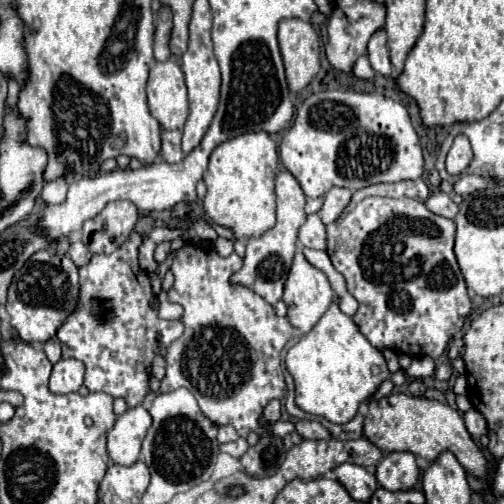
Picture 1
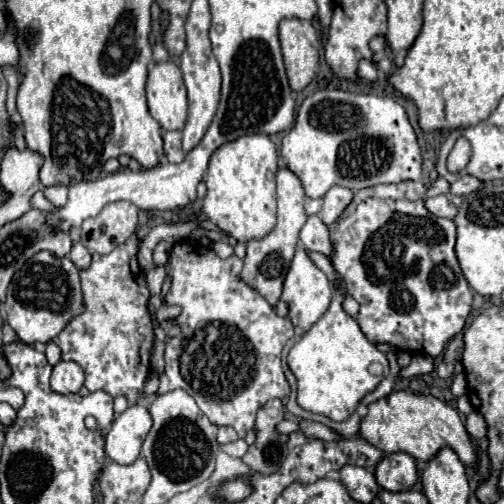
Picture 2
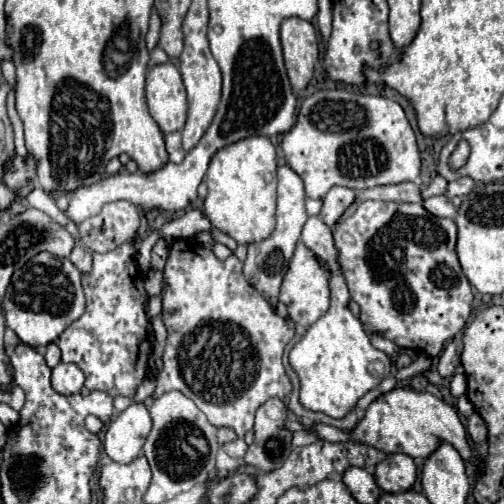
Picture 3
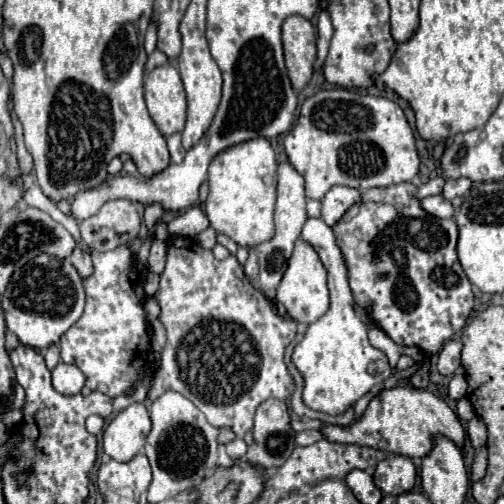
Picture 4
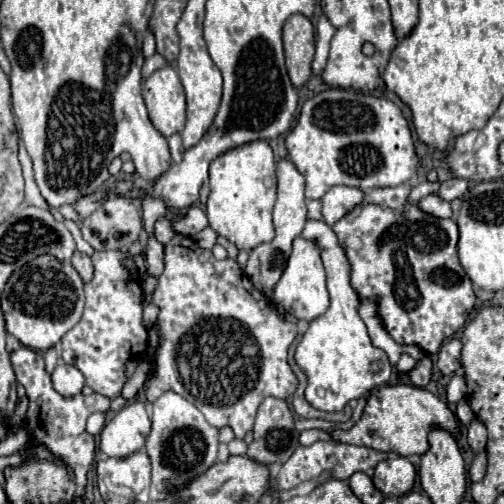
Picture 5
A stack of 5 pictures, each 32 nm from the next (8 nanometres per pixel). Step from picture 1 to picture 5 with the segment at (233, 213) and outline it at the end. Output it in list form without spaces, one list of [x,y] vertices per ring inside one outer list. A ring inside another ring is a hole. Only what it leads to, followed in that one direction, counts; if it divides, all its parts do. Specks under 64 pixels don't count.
[[[264,140],[228,150],[210,164],[210,196],[206,216],[210,228],[232,242],[238,250],[254,250],[274,238],[272,208],[276,200],[276,162]]]

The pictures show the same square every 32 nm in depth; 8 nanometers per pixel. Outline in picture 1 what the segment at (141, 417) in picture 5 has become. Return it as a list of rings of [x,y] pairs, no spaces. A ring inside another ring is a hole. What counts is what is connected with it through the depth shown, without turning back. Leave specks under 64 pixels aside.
[[[144,406],[128,408],[116,418],[114,428],[108,432],[108,456],[122,466],[134,464],[140,456],[142,438],[152,426],[152,418]]]

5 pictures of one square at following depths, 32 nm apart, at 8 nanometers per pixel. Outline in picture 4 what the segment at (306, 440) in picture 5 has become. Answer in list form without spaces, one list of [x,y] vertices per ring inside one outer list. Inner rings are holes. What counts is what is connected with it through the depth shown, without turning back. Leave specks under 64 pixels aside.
[[[304,430],[304,432],[298,432],[298,436],[296,436],[296,444],[298,446],[310,446],[310,444],[314,444],[314,442],[318,442],[318,440],[324,440],[326,436],[320,432],[320,430]]]

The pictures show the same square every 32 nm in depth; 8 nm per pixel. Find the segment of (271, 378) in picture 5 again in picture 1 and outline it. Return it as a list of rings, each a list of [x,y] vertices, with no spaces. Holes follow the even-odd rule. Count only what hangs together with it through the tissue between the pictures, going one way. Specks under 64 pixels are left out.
[[[184,244],[174,252],[170,272],[174,274],[174,284],[168,290],[168,300],[180,304],[184,308],[182,324],[184,334],[174,340],[166,350],[166,376],[160,382],[160,392],[170,392],[176,388],[190,390],[200,410],[218,426],[230,424],[236,432],[246,438],[248,432],[260,432],[260,412],[272,398],[284,398],[288,394],[284,374],[280,368],[280,352],[284,344],[292,338],[292,324],[286,318],[276,316],[274,308],[256,292],[232,284],[232,274],[242,268],[242,258],[238,254],[230,254],[228,258],[220,258],[214,248]]]

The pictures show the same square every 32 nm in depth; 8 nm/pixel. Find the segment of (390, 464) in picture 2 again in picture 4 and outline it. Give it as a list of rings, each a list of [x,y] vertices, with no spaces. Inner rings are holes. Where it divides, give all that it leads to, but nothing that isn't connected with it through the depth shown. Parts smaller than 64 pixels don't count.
[[[390,456],[376,466],[374,484],[390,496],[410,492],[416,480],[416,468],[406,456]]]

